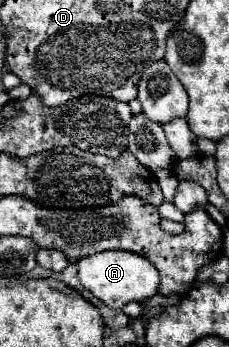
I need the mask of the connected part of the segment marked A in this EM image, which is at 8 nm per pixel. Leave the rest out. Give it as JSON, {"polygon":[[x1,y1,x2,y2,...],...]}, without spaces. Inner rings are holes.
{"polygon":[[100,251,76,263,80,283,112,309,122,309,130,301,146,301,158,293,158,269,144,255,134,255,132,251]]}

